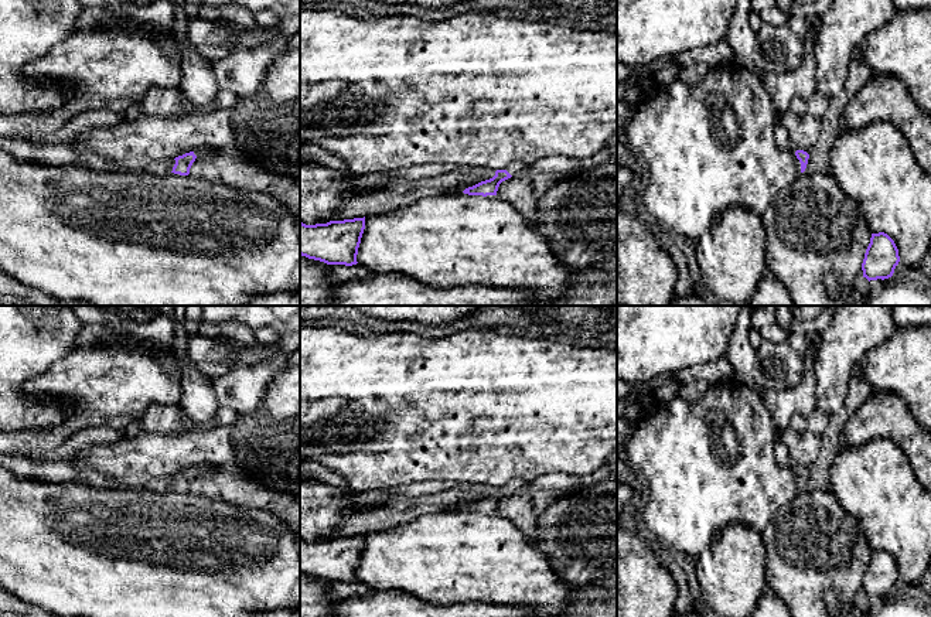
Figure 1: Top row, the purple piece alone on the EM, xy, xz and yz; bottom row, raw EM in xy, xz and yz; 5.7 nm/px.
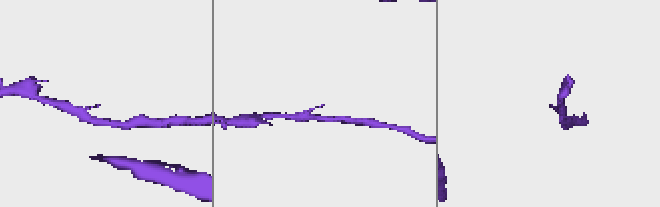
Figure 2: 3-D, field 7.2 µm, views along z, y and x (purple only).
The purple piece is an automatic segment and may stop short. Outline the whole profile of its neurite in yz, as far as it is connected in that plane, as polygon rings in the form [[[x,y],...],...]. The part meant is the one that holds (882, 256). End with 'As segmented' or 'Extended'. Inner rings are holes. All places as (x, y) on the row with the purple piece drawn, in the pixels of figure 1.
[[[884,232],[872,233],[862,263],[863,277],[870,280],[889,279],[900,262],[894,241]]]. As segmented

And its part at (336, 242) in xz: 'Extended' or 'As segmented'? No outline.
As segmented

